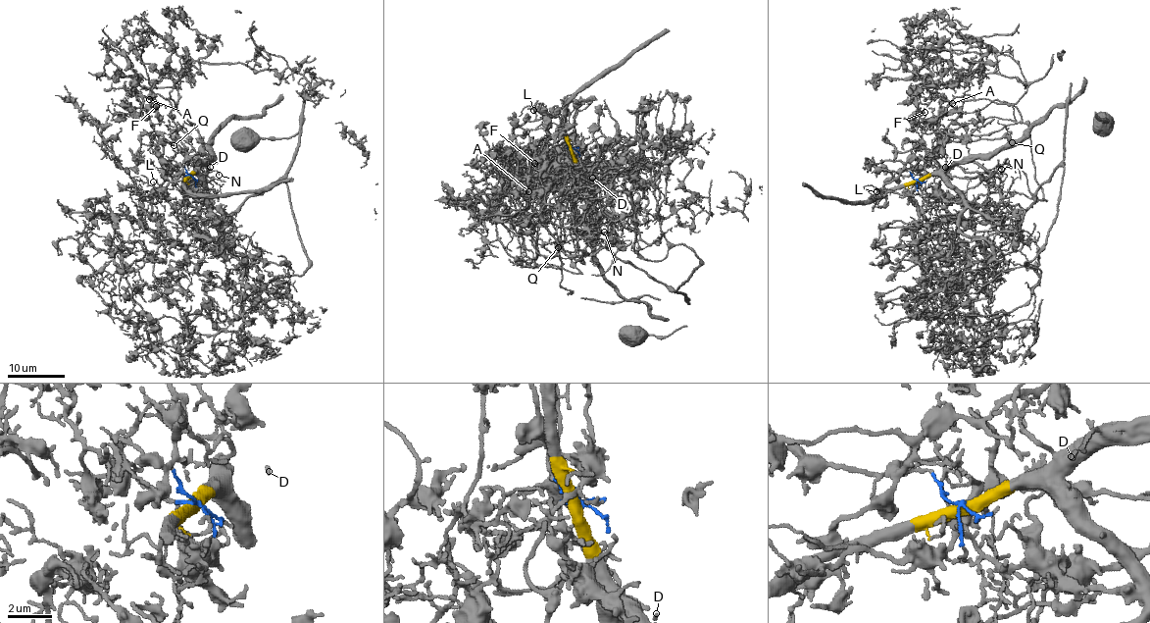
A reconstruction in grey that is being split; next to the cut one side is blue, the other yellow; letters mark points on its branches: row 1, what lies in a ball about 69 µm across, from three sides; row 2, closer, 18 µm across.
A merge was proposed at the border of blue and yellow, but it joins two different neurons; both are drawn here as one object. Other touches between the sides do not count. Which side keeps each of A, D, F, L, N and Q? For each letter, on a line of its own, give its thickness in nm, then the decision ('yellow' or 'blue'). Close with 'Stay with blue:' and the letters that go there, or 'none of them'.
A: calibre 60 nm; blue
D: calibre 130 nm; yellow
F: calibre 70 nm; blue
L: calibre 140 nm; blue
N: calibre 100 nm; yellow
Q: calibre 160 nm; blue
Stay with blue: A, F, L, Q

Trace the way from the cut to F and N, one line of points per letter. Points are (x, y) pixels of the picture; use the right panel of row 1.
F: (917, 179), (905, 165), (942, 144), (924, 129), (949, 103), (925, 77), (915, 92), (924, 112)
N: (917, 179), (941, 173), (955, 164), (976, 162), (994, 172), (1000, 166), (1002, 170)

